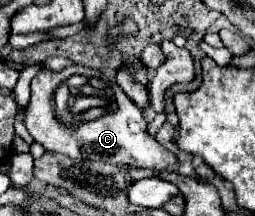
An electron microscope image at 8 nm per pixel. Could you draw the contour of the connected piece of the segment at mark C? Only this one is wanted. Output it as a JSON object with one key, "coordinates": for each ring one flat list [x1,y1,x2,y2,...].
{"coordinates":[[42,65,42,69,34,75,30,89,30,101,24,113,24,125,30,131,30,135,34,137,34,141,38,141,46,151,52,153,62,153,68,155,72,159,88,159,88,161,104,161,104,163,112,163,112,165,124,165,128,169,148,169,154,173,162,173,168,169,174,169,174,165,178,163,176,155,168,149,164,149,154,137,150,137,146,133,146,119,142,117,140,107,128,99,128,95,122,89,114,89,116,95,116,109,106,113,100,119,94,121,86,121,80,123,78,127,68,127,62,125,56,115,54,115,54,91,60,83,64,83,68,77,72,75,84,75,88,79,96,77,102,79,102,73,90,67,82,67,82,65,72,65,66,67,62,71,50,71]]}

